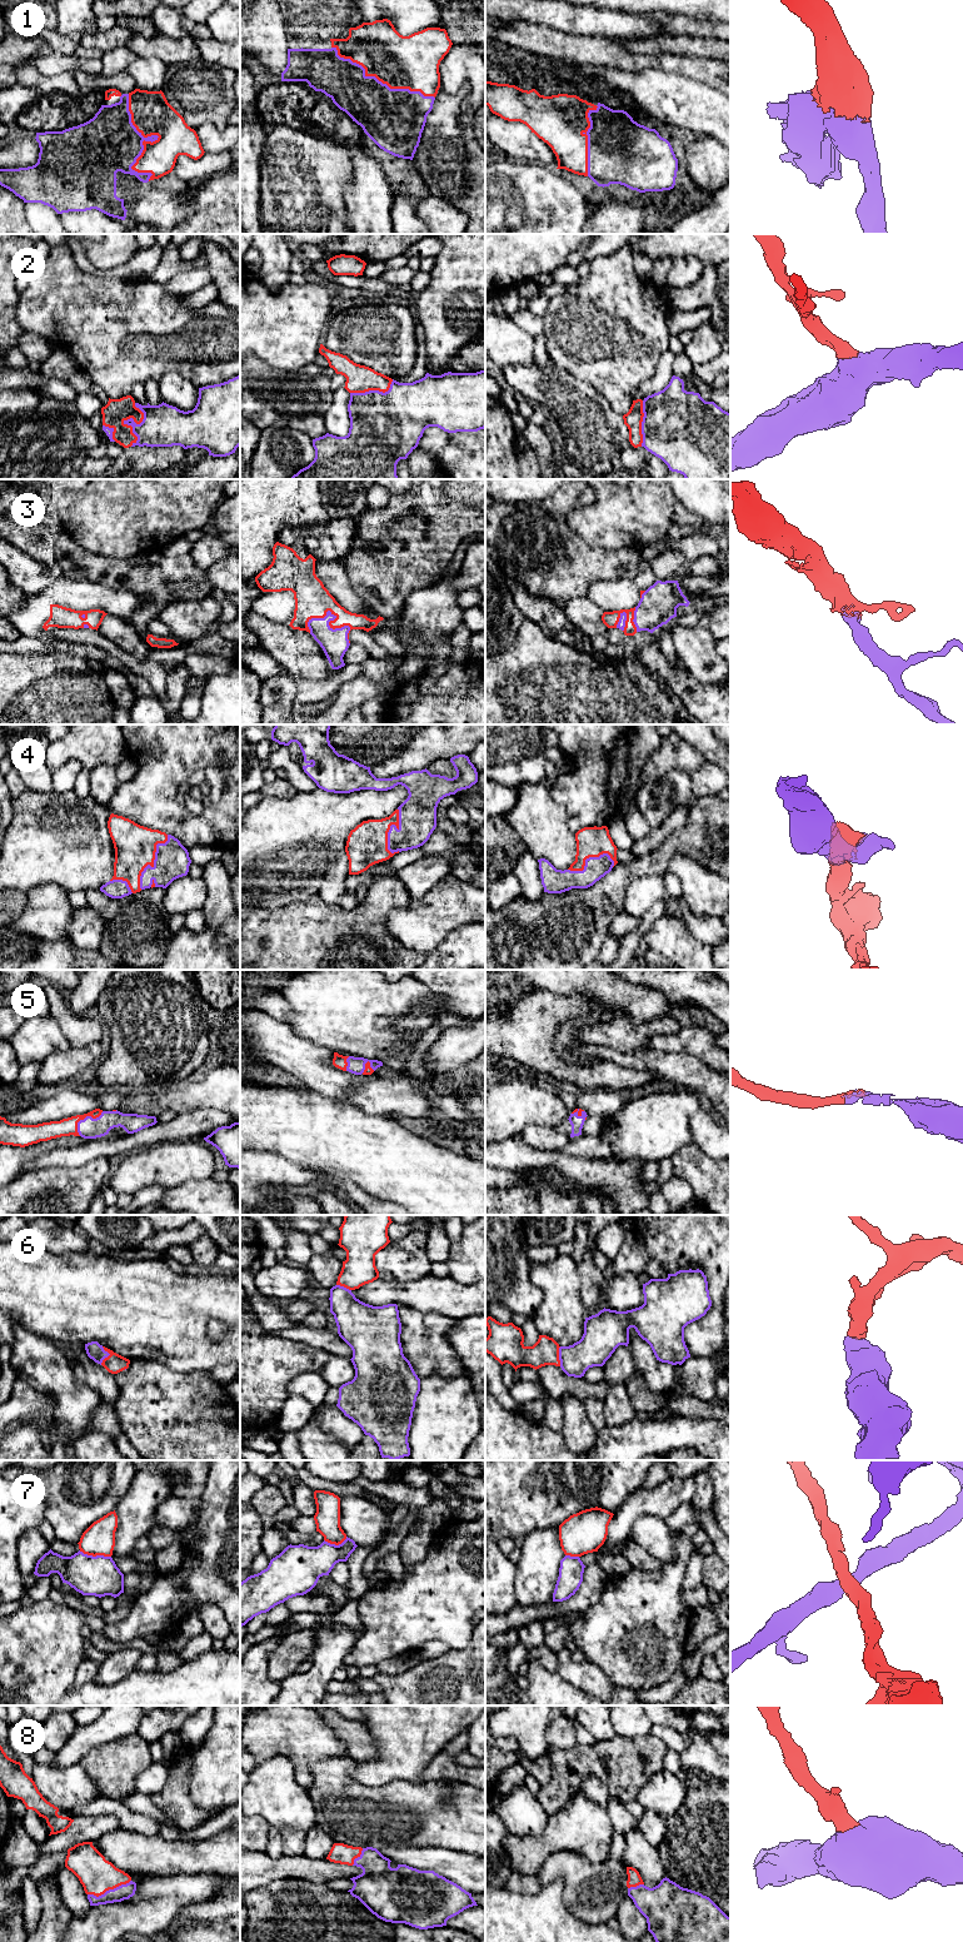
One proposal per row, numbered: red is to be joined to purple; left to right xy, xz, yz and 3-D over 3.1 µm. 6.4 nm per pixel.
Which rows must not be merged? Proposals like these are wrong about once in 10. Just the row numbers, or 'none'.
7

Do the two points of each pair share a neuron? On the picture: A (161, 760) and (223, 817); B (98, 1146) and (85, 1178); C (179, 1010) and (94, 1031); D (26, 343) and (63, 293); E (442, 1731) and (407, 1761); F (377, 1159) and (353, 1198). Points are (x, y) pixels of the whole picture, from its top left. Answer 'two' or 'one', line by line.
A: one
B: two
C: two
D: two
E: one
F: two

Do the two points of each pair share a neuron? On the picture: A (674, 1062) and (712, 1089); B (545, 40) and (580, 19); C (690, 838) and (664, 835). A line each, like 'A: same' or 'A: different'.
A: same
B: different
C: different

